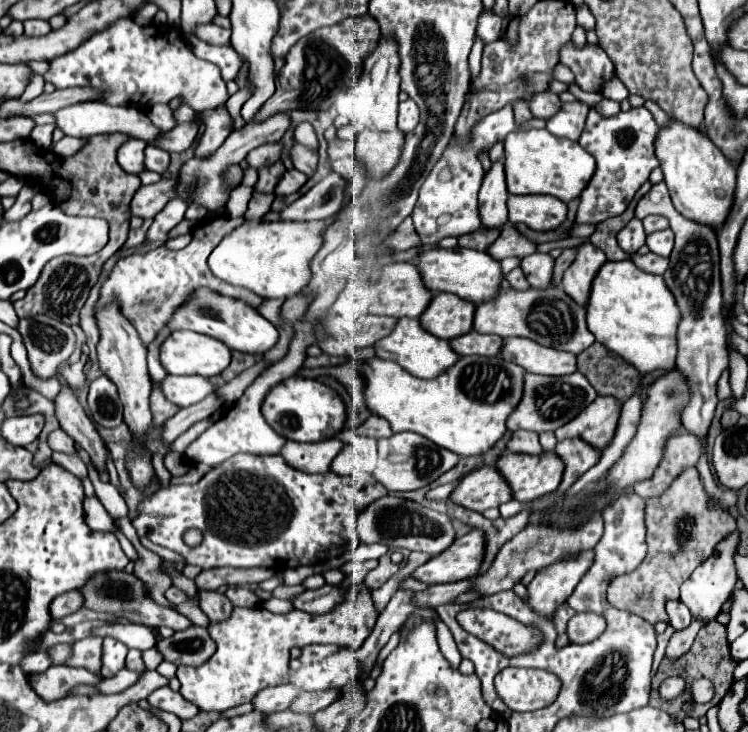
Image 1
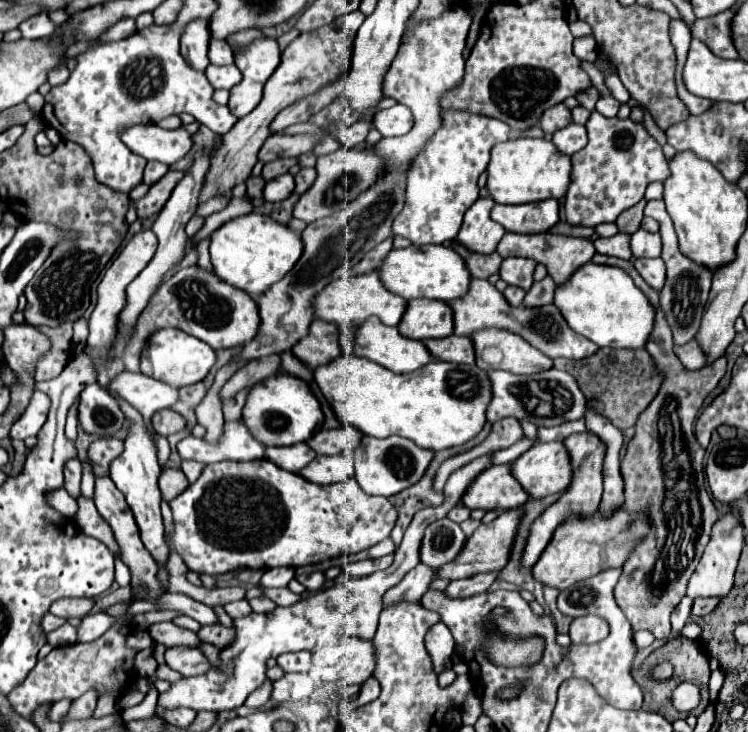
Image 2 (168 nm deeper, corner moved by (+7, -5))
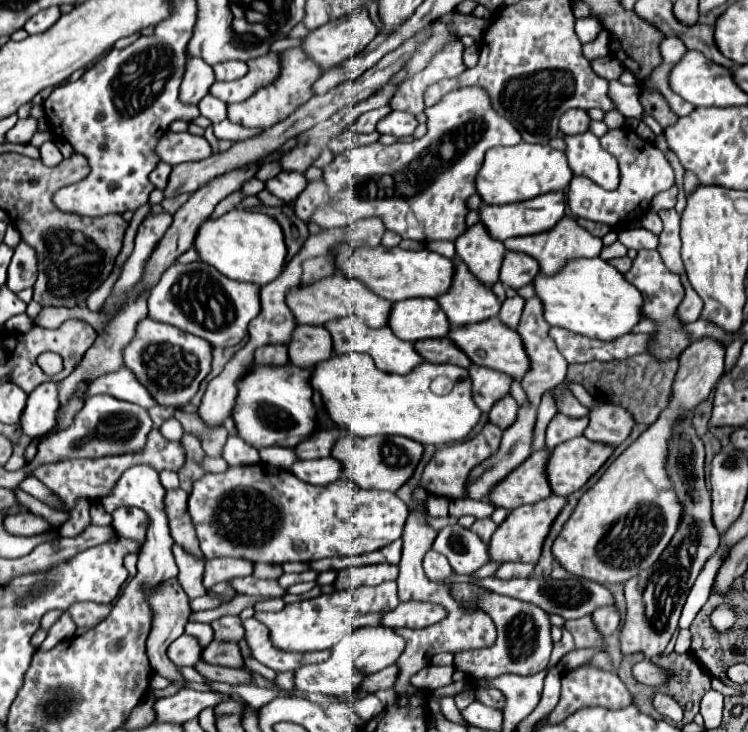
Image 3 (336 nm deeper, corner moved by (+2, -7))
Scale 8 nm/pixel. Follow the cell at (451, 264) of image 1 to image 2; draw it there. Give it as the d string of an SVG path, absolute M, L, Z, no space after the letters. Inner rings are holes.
M436 245L436 247L406 247L406 249L392 249L384 259L382 267L378 269L384 287L404 299L440 299L440 301L454 301L462 299L468 293L468 285L472 281L468 267L460 255L452 247Z

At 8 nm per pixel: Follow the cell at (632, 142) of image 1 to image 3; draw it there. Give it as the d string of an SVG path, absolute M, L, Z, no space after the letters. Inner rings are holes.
M613 129L607 135L601 137L601 145L619 161L621 171L621 183L615 191L605 191L603 187L595 185L587 177L573 177L569 183L569 207L575 217L585 217L589 221L599 221L605 225L617 225L617 223L635 223L639 221L651 207L651 199L667 191L675 185L673 169L667 163L665 155L651 143L641 139L631 129Z

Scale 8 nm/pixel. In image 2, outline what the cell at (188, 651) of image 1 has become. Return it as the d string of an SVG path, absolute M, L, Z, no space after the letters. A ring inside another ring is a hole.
M170 647L166 649L164 659L168 667L182 673L184 677L202 675L210 667L210 661L198 647Z

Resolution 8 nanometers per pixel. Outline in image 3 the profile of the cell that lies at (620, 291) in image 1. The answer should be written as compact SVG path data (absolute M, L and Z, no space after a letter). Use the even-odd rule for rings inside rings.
M599 257L567 261L557 275L537 273L533 287L543 303L543 317L551 327L563 327L585 337L613 341L627 335L641 321L641 293L629 285L615 267Z

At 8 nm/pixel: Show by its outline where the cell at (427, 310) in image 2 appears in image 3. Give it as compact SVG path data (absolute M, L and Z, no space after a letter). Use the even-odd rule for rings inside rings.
M405 299L391 305L387 327L405 341L445 337L449 321L435 299Z

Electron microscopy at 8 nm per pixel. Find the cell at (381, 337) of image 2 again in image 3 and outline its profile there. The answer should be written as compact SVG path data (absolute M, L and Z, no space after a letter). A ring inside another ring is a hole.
M355 317L333 319L333 321L327 321L323 327L333 337L333 349L335 349L335 353L353 353L353 351L355 353L367 353L375 361L377 369L381 369L385 373L409 373L415 365L421 363L421 357L413 349L413 343L395 337L393 331L389 331L387 327L369 329L365 323L357 321Z

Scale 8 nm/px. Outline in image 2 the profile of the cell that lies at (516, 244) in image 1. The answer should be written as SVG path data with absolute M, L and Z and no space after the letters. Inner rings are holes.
M504 233L496 247L498 255L502 259L508 257L530 257L536 263L544 263L548 269L548 275L554 279L556 285L564 285L574 271L578 271L584 263L592 259L596 253L594 245L590 239L580 239L580 237L566 237L566 235L550 235L550 233L538 233L538 235L520 235L520 233Z

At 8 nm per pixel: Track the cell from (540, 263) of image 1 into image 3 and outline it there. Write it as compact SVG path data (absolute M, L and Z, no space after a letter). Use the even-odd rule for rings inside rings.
M505 251L499 275L501 283L513 289L521 289L523 285L529 285L537 273L539 273L539 263L533 257L517 251Z

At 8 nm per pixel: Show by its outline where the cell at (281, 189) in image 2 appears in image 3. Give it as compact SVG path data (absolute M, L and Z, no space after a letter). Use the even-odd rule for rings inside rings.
M281 171L277 177L273 177L265 183L265 189L271 191L273 195L277 195L279 199L283 199L285 203L291 203L297 199L301 189L305 189L305 183L307 183L307 179L303 173Z

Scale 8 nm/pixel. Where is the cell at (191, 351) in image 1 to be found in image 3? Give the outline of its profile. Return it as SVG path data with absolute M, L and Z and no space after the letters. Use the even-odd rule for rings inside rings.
M145 317L137 323L133 341L123 349L123 363L159 405L181 407L191 401L199 383L211 371L211 345L205 339L189 335L173 325Z

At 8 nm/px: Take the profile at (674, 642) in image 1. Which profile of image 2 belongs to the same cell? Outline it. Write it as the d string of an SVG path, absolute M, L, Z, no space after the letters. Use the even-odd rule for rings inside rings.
M696 599L694 605L692 605L692 617L704 617L708 613L714 611L714 607L718 605L720 599Z

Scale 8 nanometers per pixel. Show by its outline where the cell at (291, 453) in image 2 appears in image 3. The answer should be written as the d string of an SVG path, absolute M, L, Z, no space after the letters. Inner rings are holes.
M265 447L259 451L261 453L261 461L279 469L289 469L289 465L293 465L297 461L297 457L293 457L291 449L281 449L281 447Z

